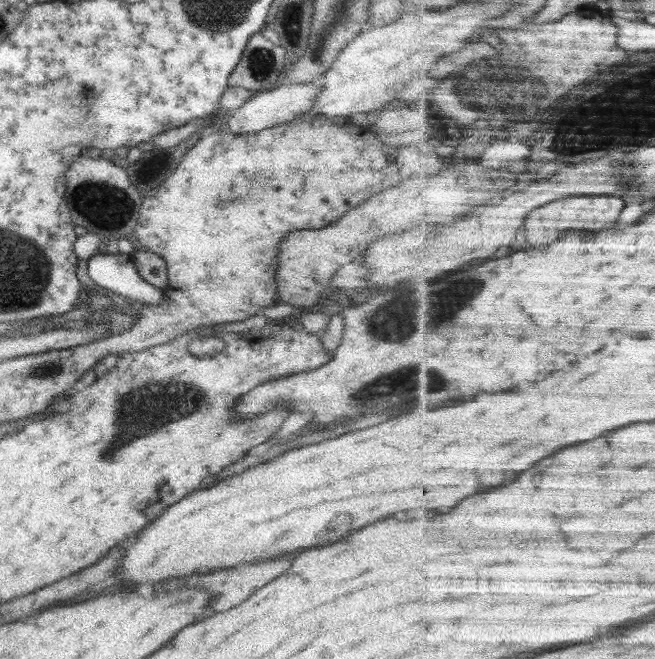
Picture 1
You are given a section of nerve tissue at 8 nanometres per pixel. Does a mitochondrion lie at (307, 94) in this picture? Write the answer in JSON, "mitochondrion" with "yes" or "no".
{"mitochondrion":"no"}

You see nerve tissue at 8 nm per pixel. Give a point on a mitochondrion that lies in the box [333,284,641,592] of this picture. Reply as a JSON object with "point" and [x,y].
{"point":[429,378]}

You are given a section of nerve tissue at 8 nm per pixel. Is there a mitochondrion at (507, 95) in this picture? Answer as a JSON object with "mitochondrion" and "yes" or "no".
{"mitochondrion":"yes"}

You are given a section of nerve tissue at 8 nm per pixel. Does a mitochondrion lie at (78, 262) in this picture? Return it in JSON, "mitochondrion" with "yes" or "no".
{"mitochondrion":"no"}

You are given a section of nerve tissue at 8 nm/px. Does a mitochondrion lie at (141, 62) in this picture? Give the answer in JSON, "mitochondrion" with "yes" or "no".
{"mitochondrion":"no"}

